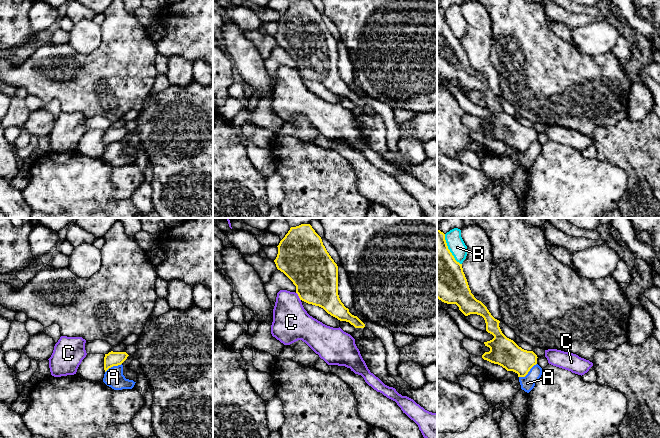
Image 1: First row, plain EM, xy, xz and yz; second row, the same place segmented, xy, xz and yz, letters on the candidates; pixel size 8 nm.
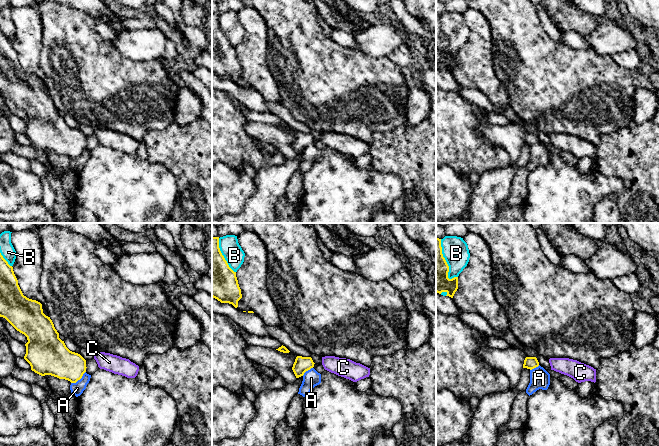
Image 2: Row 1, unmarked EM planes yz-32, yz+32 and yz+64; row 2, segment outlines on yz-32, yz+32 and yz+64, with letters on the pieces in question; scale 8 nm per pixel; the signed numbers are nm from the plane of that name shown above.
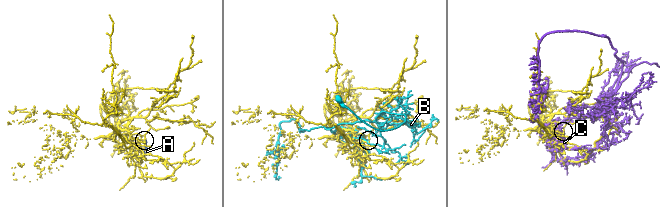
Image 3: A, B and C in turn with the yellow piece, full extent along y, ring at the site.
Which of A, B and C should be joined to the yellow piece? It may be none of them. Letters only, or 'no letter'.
no letter

